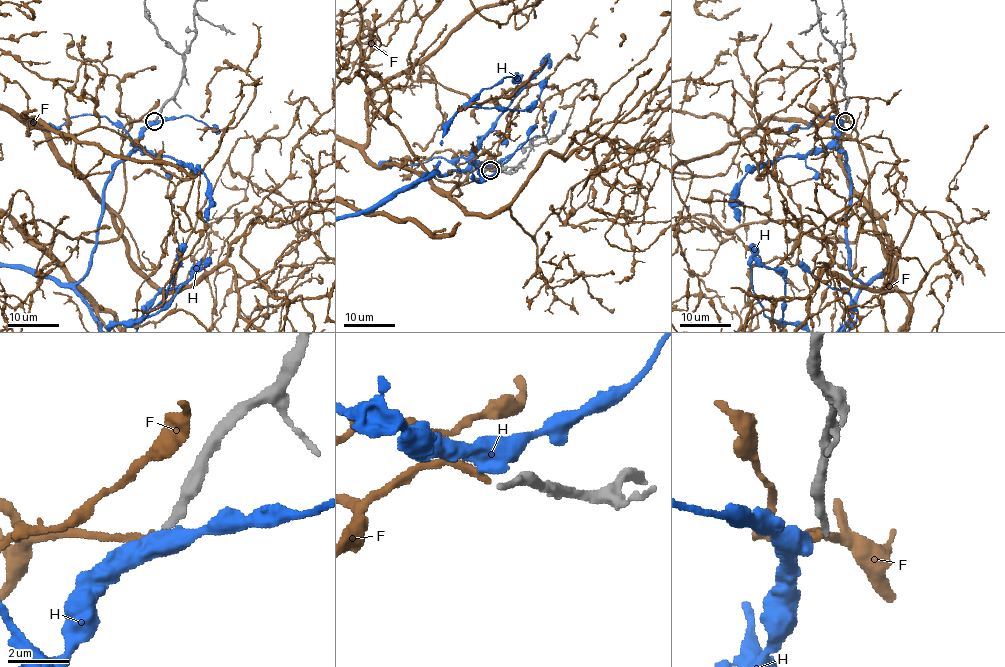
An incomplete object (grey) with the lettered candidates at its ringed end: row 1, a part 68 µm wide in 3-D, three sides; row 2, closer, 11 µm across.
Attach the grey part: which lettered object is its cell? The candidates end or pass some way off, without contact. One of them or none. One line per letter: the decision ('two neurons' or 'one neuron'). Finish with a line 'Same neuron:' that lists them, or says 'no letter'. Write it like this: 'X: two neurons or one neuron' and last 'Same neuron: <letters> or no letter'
F: one neuron
H: two neurons
Same neuron: F

